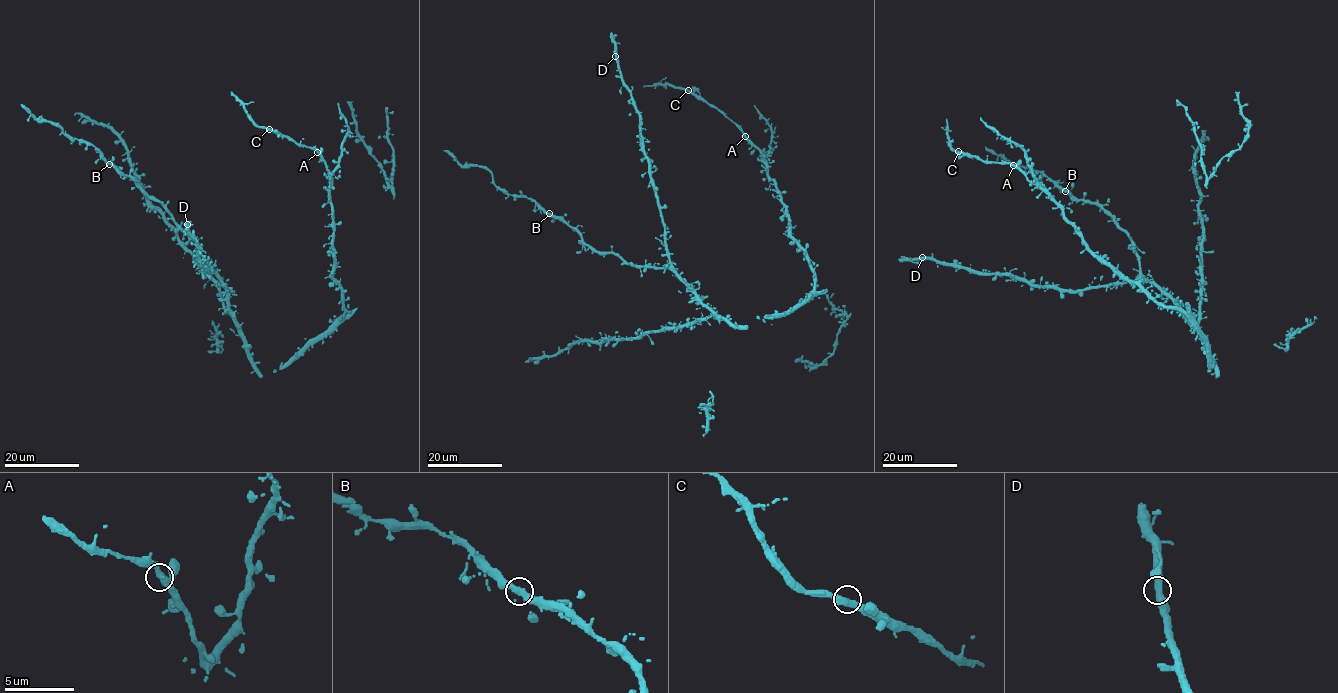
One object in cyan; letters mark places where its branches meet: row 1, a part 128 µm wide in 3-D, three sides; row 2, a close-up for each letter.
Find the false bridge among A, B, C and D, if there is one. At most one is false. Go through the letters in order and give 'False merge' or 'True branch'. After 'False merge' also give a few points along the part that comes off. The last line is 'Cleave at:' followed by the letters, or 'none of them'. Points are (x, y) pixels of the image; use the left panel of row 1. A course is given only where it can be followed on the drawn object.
A: True branch
B: True branch
C: True branch
D: True branch
Cleave at: none of them

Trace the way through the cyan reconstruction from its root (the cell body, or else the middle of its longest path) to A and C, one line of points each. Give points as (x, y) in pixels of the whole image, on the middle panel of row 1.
A: (762, 319), (784, 316), (804, 299), (814, 288), (814, 271), (791, 235), (789, 215), (764, 156), (745, 136)
C: (762, 319), (784, 316), (804, 299), (814, 271), (791, 235), (764, 156), (735, 123), (688, 90)

